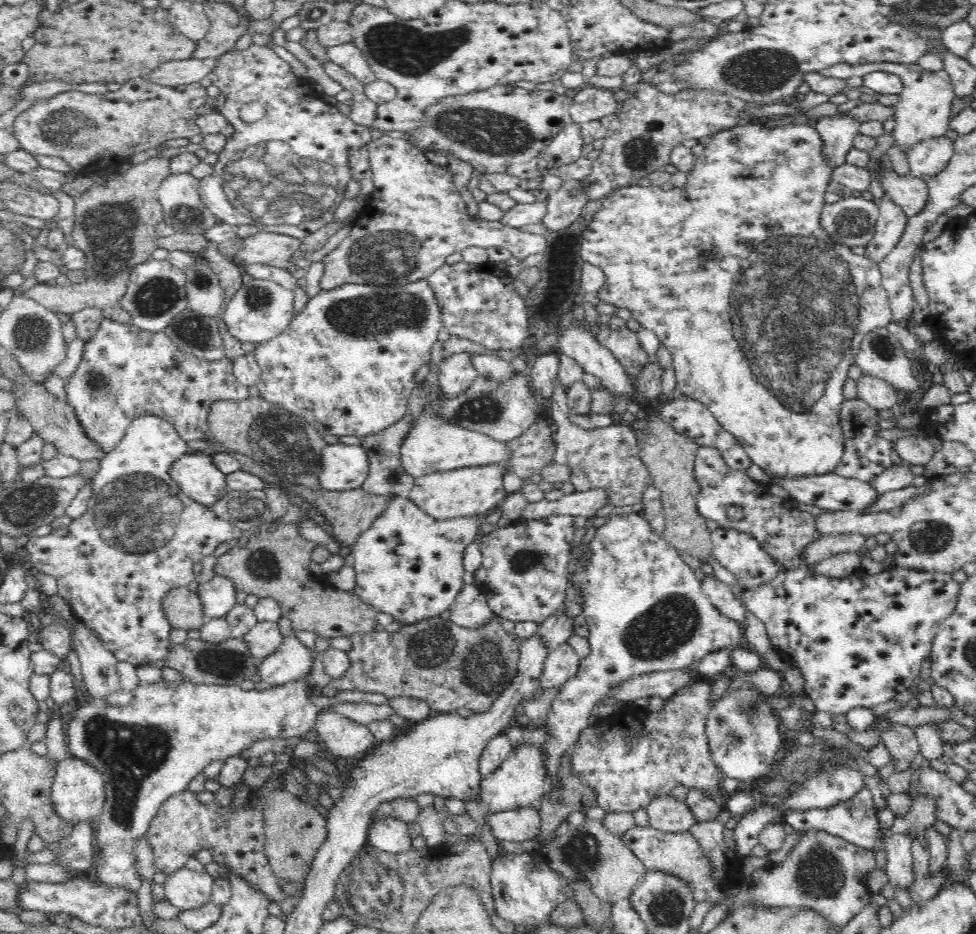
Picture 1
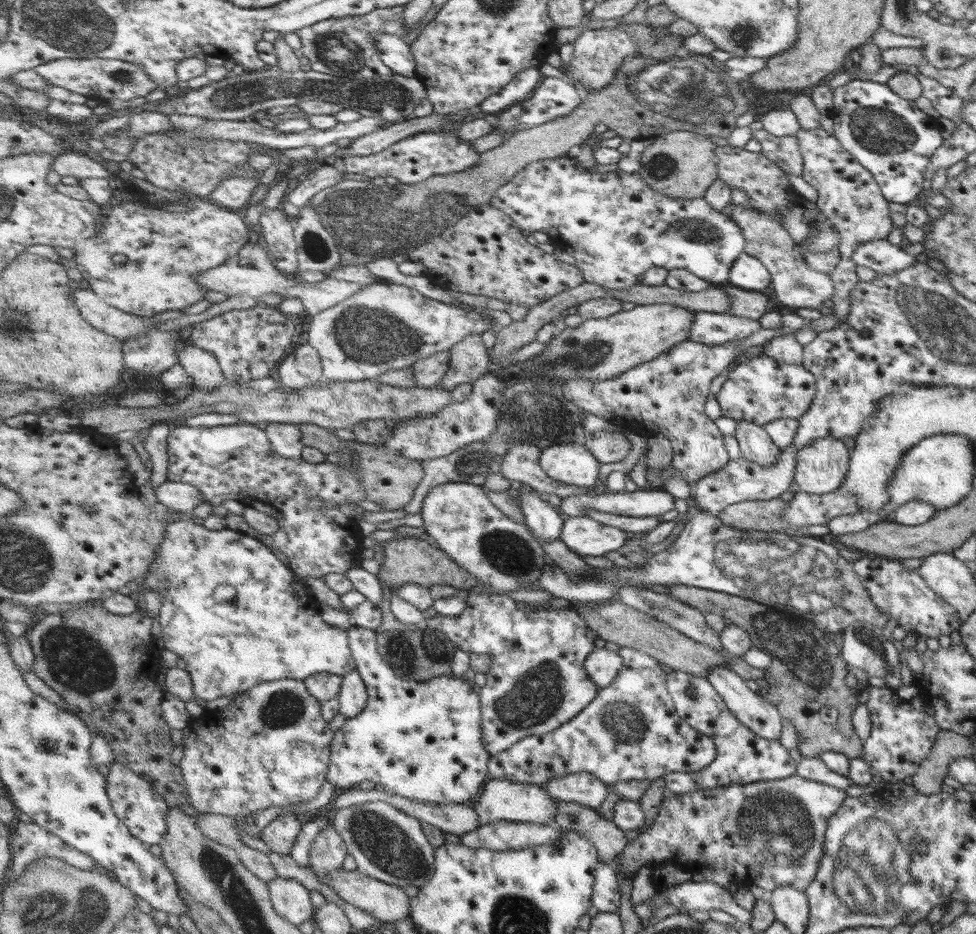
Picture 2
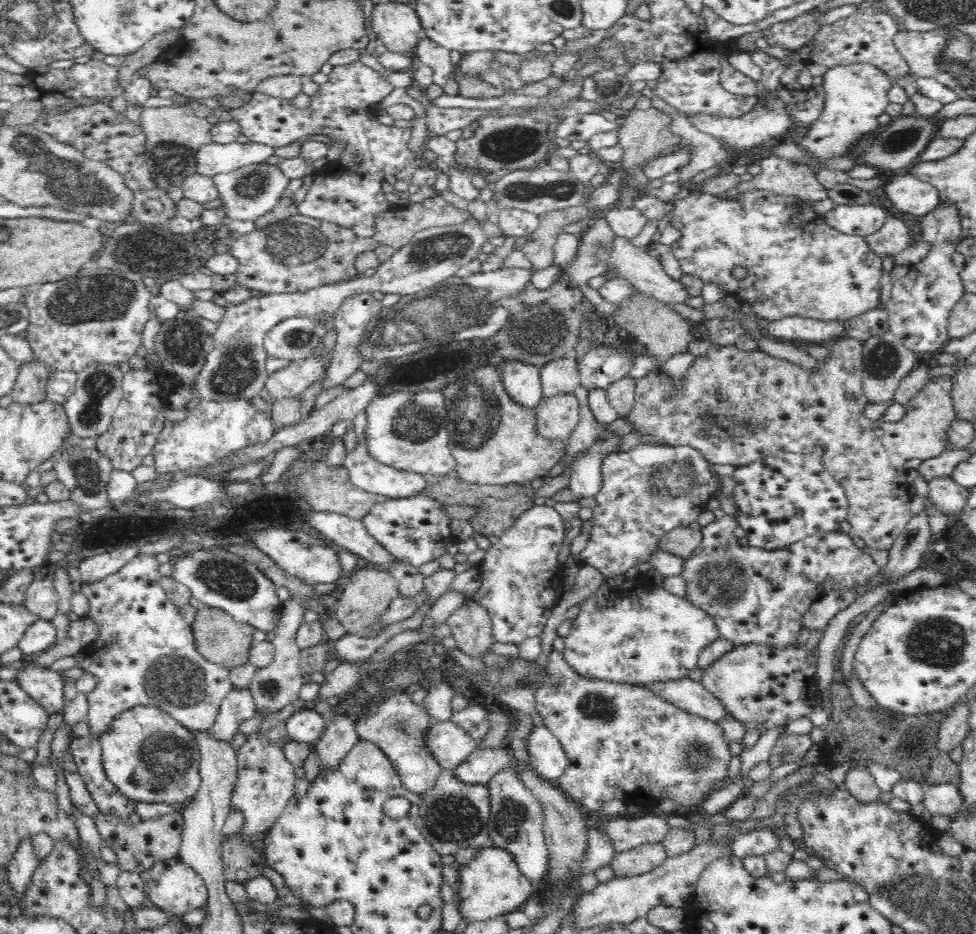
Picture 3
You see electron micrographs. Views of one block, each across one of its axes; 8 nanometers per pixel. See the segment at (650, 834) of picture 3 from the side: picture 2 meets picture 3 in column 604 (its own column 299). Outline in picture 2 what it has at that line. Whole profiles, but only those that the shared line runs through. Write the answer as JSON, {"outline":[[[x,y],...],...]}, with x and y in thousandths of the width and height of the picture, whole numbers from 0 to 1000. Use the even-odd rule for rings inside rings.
{"outline":[[[288,869],[270,888],[268,897],[275,908],[290,916],[297,915],[304,896],[308,893],[309,883],[302,870]]]}

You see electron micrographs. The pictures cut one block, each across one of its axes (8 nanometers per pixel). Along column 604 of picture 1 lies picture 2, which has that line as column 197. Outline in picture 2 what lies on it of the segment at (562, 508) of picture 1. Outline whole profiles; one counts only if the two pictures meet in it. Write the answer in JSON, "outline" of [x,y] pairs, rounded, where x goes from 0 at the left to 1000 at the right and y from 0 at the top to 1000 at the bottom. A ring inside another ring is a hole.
{"outline":[[[172,514],[159,522],[161,537],[170,540],[180,547],[196,548],[200,542],[212,539],[205,525],[194,517]]]}

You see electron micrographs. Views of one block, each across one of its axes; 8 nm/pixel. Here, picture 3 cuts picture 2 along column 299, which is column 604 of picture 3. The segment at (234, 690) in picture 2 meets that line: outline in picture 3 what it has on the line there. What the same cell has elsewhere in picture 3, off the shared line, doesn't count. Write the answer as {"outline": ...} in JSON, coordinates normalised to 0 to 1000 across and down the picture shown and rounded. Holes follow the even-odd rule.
{"outline":[[[623,617],[613,630],[594,645],[594,655],[586,662],[585,672],[579,681],[577,704],[596,727],[617,728],[665,736],[666,732],[689,730],[705,726],[714,715],[717,699],[739,681],[734,665],[704,638],[695,638],[679,627],[672,630],[665,620],[650,626],[645,617]]]}

